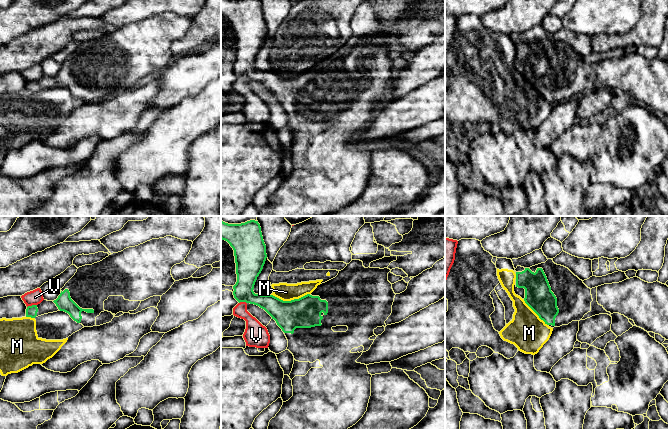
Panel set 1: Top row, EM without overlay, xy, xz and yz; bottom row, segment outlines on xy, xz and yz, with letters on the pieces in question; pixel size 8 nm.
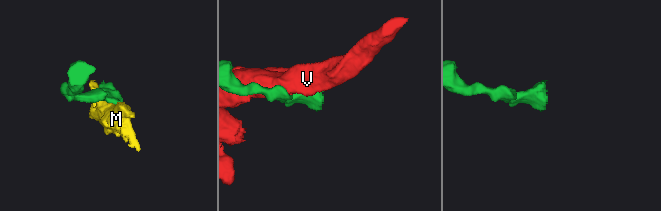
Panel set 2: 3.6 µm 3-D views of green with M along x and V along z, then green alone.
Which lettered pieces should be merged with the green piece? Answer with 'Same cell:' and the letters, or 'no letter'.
Same cell: no letter

